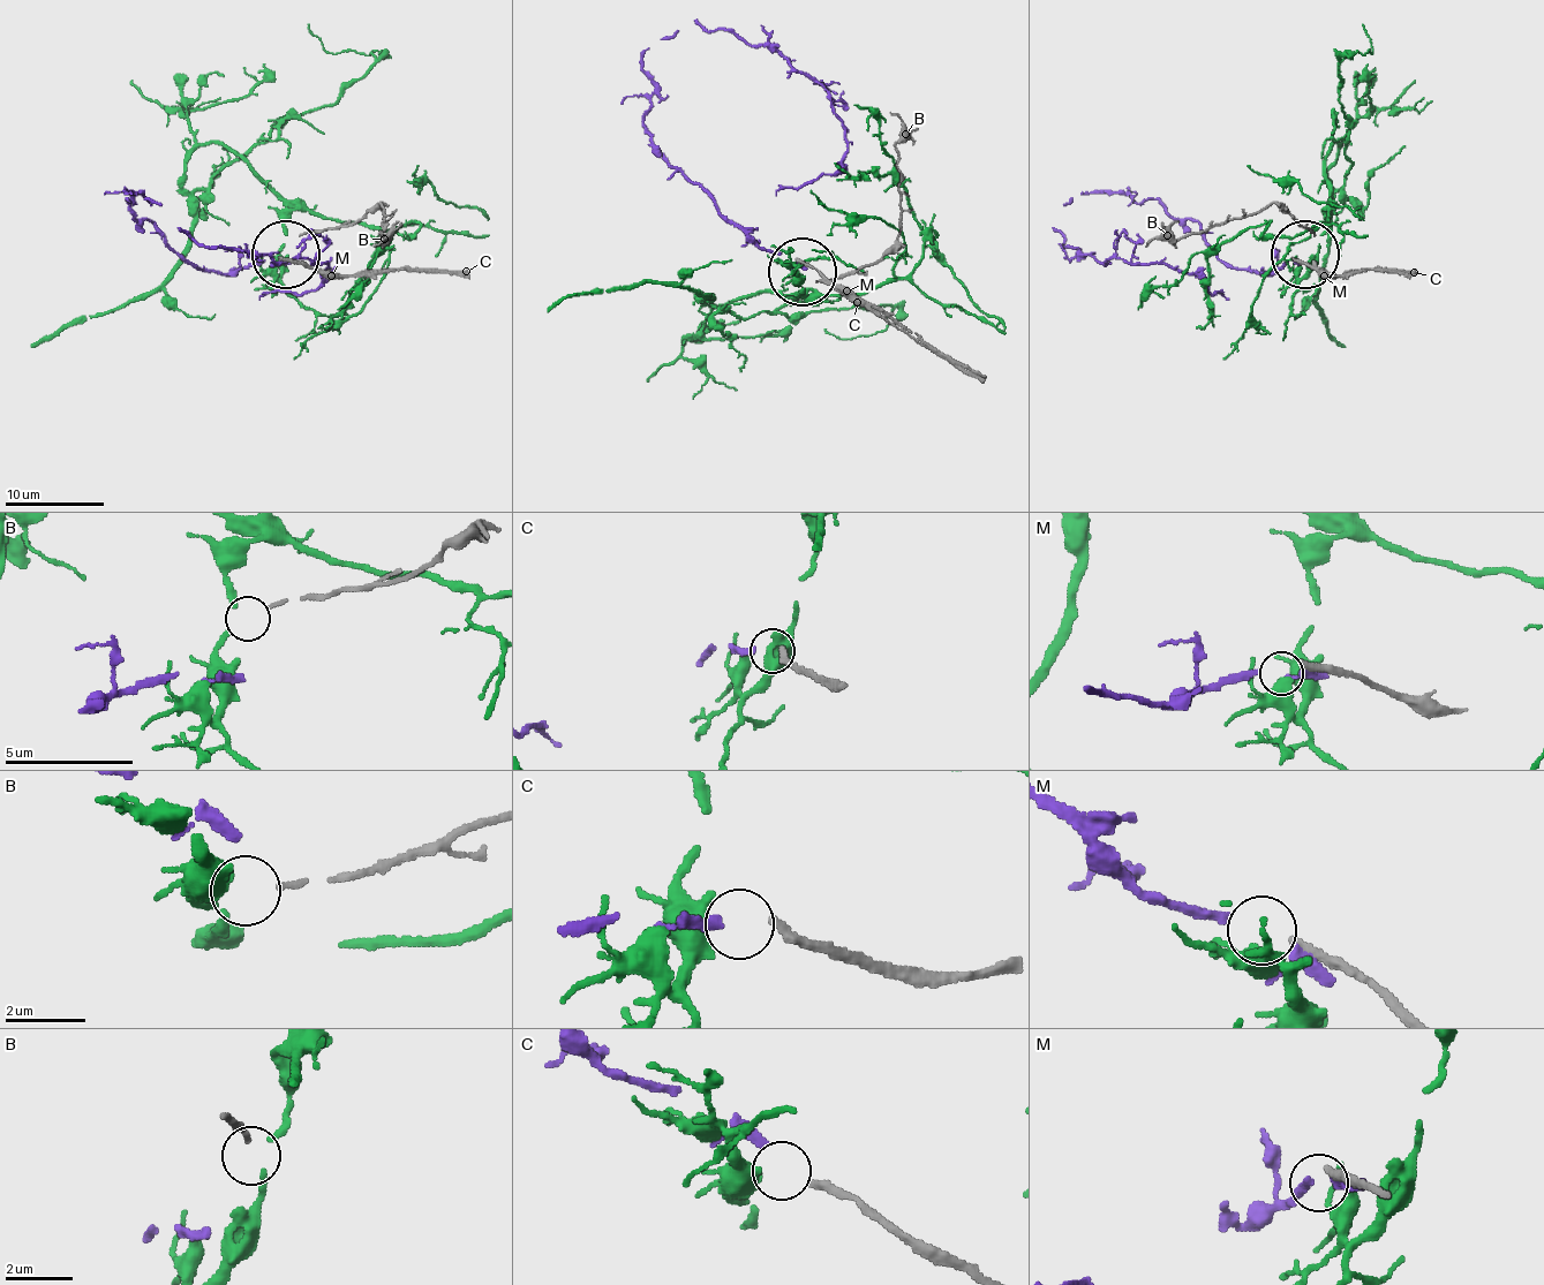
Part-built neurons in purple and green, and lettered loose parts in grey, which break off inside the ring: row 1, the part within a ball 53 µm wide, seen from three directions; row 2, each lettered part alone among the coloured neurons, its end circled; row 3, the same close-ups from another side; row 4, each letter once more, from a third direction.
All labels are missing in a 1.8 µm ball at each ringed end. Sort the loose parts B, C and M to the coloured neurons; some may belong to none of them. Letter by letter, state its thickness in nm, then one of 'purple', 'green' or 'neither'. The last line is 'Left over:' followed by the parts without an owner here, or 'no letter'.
B: 120 nm thick; green
C: 240 nm thick; purple
M: 280 nm thick; neither
Left over: M

